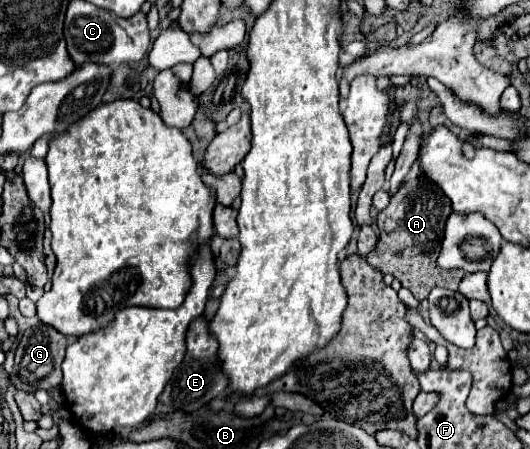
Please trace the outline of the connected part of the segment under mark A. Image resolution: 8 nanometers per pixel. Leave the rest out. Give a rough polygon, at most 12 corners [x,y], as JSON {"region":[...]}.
{"region":[[413,165],[379,211],[367,263],[417,301],[457,291],[435,257],[451,203]]}

